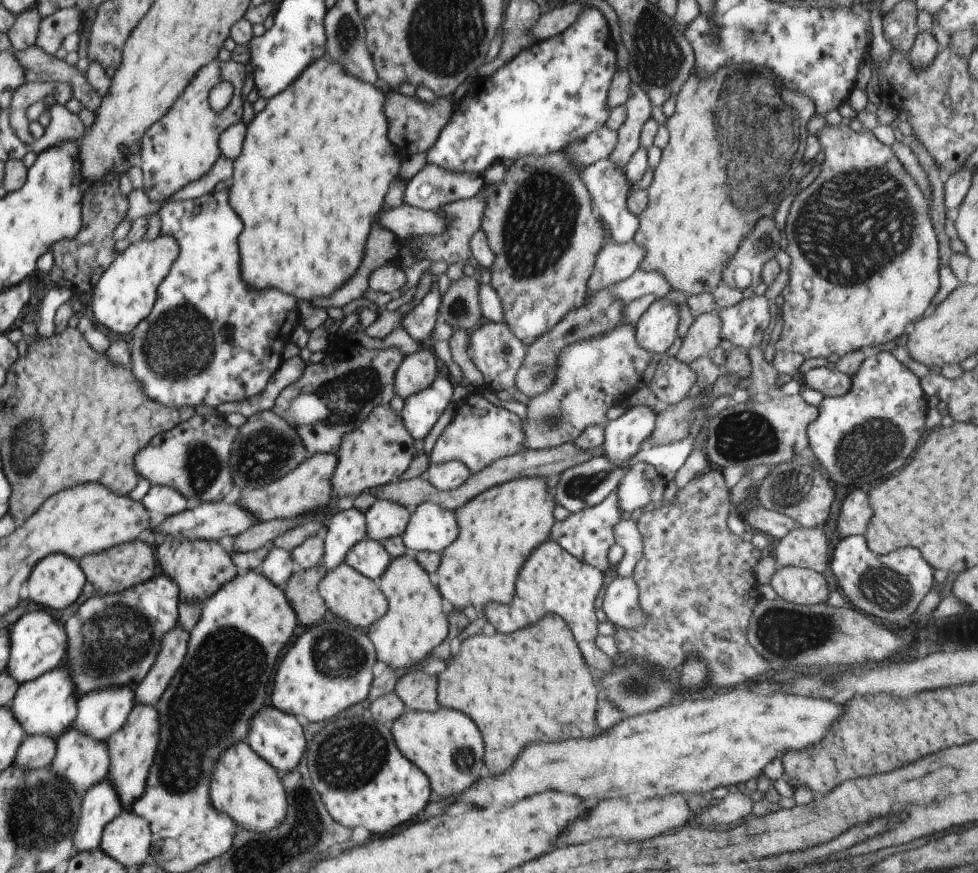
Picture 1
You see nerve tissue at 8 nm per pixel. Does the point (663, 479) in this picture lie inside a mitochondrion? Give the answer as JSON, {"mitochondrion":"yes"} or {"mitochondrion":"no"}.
{"mitochondrion":"no"}

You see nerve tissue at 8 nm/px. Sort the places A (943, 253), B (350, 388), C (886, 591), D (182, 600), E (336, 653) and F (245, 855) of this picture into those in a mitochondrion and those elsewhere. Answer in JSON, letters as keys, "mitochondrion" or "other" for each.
{"A":"other","B":"mitochondrion","C":"mitochondrion","D":"other","E":"mitochondrion","F":"mitochondrion"}

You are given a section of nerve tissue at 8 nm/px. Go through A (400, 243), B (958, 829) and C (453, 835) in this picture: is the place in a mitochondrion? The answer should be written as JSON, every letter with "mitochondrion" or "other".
{"A":"other","B":"other","C":"other"}

